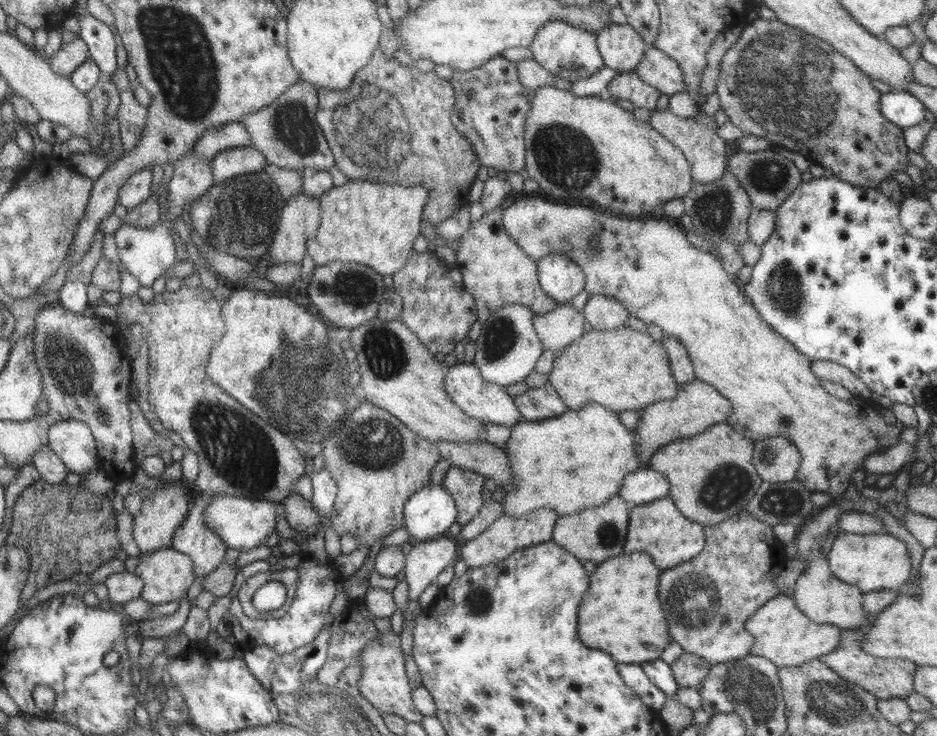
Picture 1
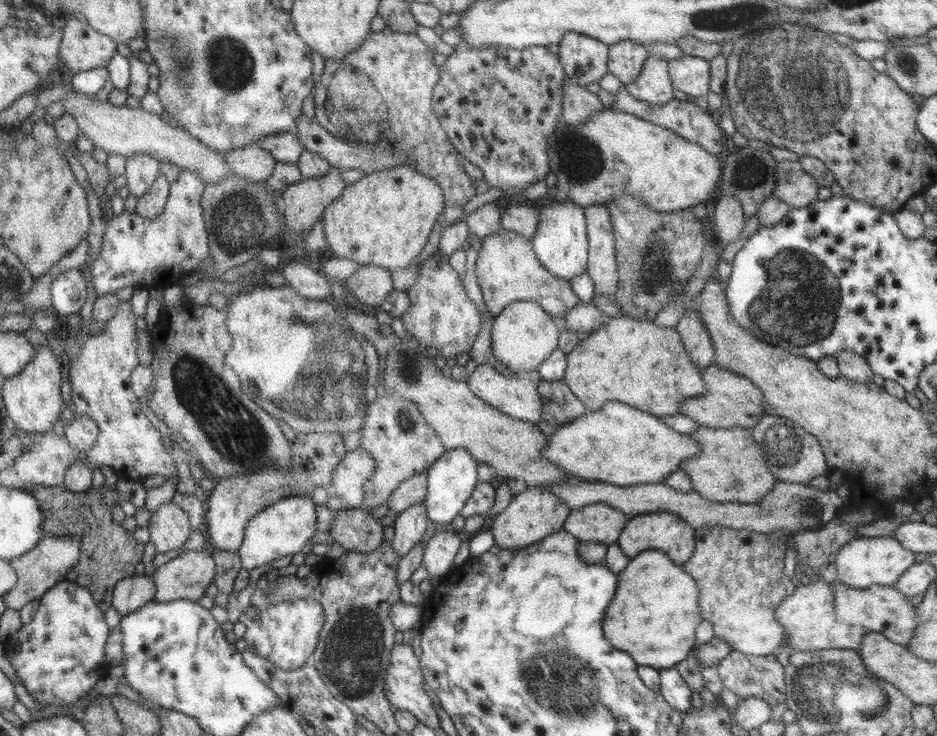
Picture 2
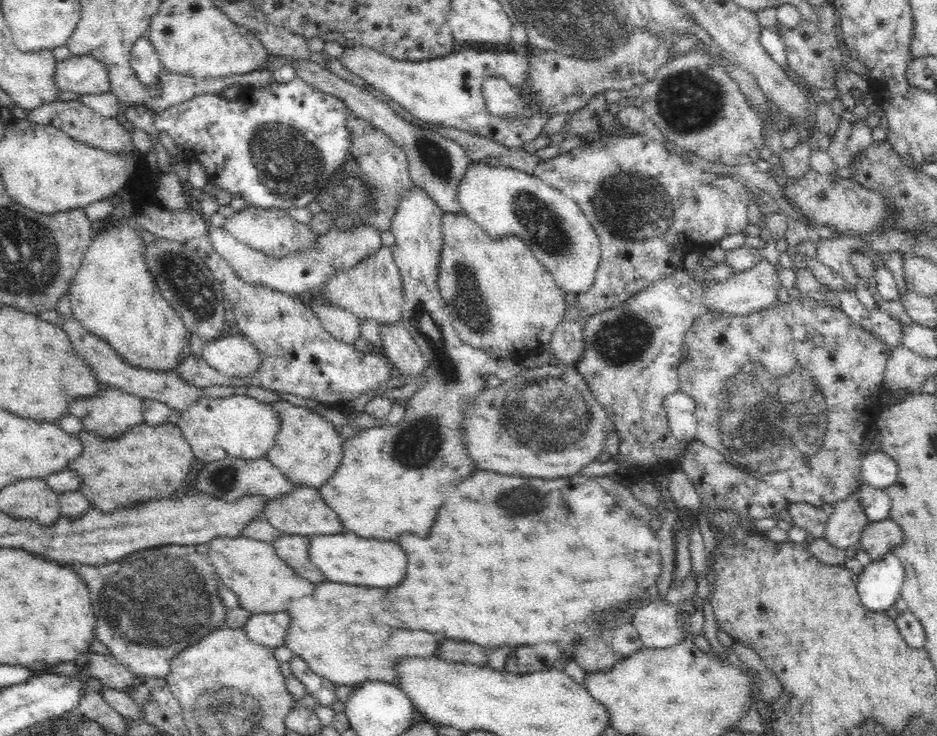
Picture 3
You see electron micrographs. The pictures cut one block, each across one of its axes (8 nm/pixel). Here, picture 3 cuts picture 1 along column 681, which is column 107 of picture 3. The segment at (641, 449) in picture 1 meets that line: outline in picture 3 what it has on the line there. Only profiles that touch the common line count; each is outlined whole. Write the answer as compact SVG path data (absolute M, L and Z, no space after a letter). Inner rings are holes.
M102 383L100 392L86 398L78 398L78 402L69 405L68 414L79 418L83 424L83 430L94 433L102 438L120 438L128 432L132 426L144 423L142 399L138 395L128 394L118 387L110 387Z

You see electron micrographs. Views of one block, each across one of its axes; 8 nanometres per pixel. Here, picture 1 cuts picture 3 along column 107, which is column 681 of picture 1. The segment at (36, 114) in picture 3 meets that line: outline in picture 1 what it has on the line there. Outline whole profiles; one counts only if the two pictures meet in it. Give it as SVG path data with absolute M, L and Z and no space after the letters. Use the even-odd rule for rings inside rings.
M654 110L650 116L650 126L656 127L667 139L675 143L684 153L685 157L692 163L693 181L699 184L708 184L719 180L727 170L726 144L717 132L717 124L710 122L702 124L697 118L681 118L666 110Z

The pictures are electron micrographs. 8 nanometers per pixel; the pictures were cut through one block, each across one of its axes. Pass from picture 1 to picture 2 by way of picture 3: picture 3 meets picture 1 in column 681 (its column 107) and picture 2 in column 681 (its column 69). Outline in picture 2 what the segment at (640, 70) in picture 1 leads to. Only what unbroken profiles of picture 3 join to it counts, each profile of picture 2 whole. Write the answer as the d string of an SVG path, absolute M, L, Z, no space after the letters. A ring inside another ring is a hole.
M682 56L677 60L669 62L671 79L675 90L681 90L688 96L705 96L710 92L710 62L708 59L695 58L692 56Z

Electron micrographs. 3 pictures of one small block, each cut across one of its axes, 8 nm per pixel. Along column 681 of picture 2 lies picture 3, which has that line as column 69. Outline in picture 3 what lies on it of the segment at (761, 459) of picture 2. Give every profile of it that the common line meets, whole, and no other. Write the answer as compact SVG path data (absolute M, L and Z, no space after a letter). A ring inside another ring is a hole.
M142 423L132 426L120 438L106 439L86 430L80 431L76 437L82 441L82 452L67 467L80 476L80 488L91 506L108 514L110 510L121 509L122 506L136 505L150 499L168 498L181 492L192 476L196 458L190 443L186 441L180 427L176 423L150 426Z

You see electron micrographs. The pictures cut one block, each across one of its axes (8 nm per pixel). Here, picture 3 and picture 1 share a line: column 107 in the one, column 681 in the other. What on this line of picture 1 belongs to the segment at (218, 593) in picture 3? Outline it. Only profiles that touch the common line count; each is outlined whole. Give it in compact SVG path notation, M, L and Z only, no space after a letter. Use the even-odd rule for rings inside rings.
M746 510L716 526L706 526L704 532L705 549L698 557L662 572L662 602L666 602L666 614L670 614L670 634L674 634L674 642L680 644L684 654L696 654L716 665L742 659L753 650L757 638L746 631L745 625L762 605L782 594L774 584L774 574L780 574L774 568L784 566L786 554L769 524L750 517Z

